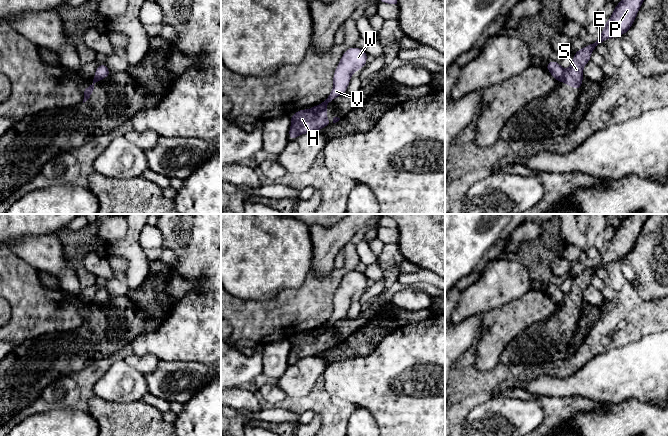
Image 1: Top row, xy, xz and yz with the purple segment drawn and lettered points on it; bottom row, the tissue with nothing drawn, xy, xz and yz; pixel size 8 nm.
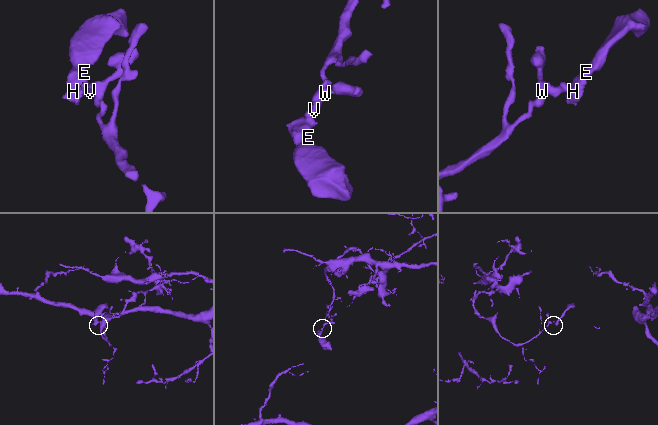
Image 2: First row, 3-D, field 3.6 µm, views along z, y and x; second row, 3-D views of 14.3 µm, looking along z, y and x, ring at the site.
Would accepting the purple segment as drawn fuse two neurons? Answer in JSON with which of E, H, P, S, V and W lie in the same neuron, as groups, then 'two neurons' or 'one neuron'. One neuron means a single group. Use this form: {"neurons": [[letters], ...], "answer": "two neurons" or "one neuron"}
{"neurons": [["E", "H", "P", "S"], ["V", "W"]], "answer": "two neurons"}

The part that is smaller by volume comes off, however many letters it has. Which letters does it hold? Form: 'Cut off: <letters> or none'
Cut off: E, H, P, S

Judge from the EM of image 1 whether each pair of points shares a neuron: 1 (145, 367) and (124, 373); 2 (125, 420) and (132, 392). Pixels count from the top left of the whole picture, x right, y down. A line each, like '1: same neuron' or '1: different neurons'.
1: different neurons
2: different neurons

